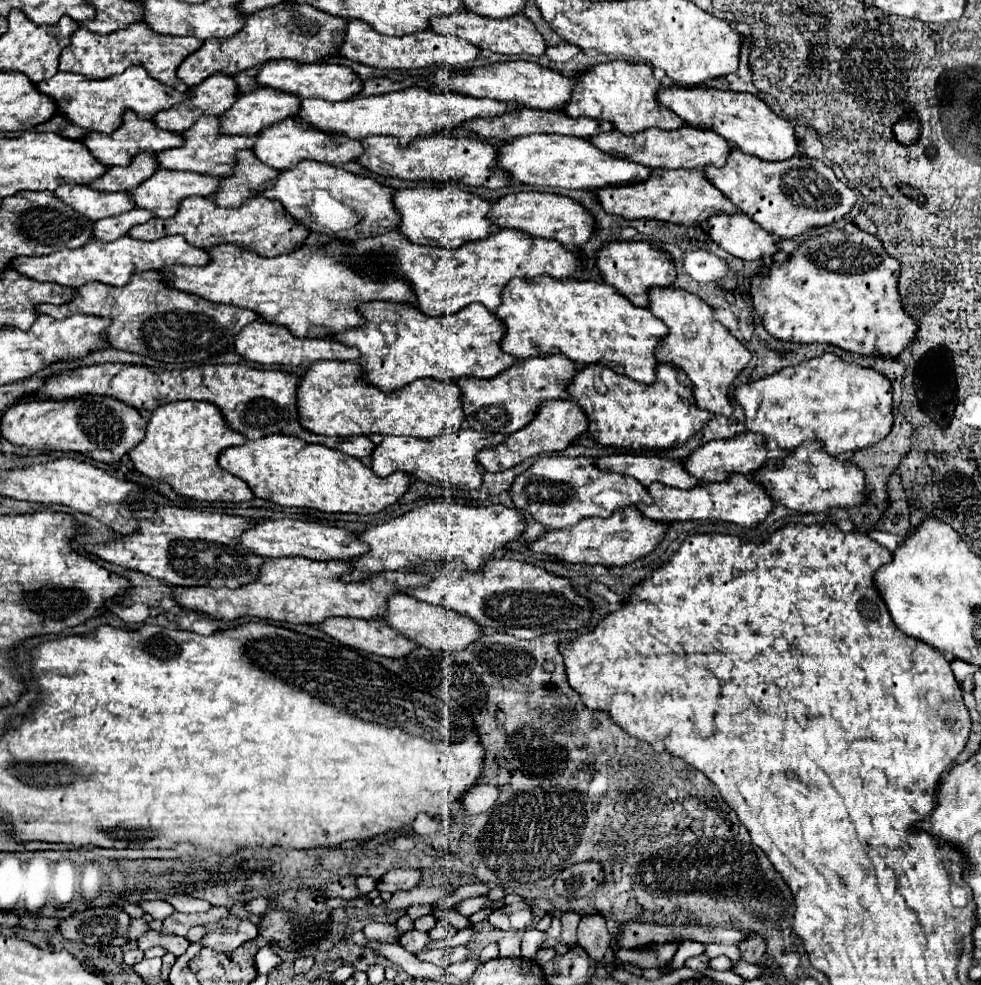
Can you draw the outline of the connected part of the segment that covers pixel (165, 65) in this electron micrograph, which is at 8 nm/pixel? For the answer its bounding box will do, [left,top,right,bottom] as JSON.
[60,22,204,92]

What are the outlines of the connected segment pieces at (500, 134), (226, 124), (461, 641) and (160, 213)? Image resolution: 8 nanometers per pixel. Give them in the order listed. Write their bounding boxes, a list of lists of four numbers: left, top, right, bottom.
[[464,108,614,140],[220,88,302,136],[382,594,482,652],[130,168,216,218]]

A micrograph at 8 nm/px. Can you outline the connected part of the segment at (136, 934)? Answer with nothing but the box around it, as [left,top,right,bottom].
[124,918,148,938]

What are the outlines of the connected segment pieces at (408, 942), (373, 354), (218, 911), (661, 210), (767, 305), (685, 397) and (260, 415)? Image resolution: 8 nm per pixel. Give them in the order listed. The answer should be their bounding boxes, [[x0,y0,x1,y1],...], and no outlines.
[[400,930,430,952],[334,302,518,392],[162,908,228,936],[598,168,738,226],[752,228,918,358],[568,364,714,450],[34,363,376,458]]

